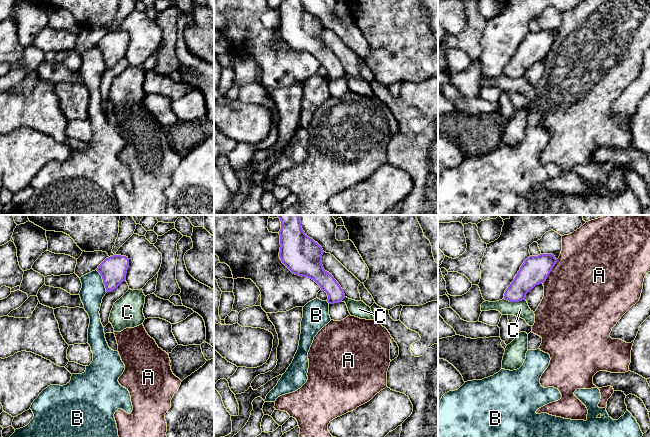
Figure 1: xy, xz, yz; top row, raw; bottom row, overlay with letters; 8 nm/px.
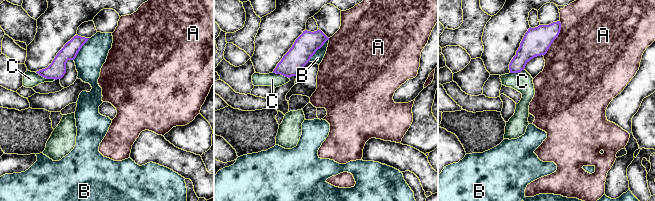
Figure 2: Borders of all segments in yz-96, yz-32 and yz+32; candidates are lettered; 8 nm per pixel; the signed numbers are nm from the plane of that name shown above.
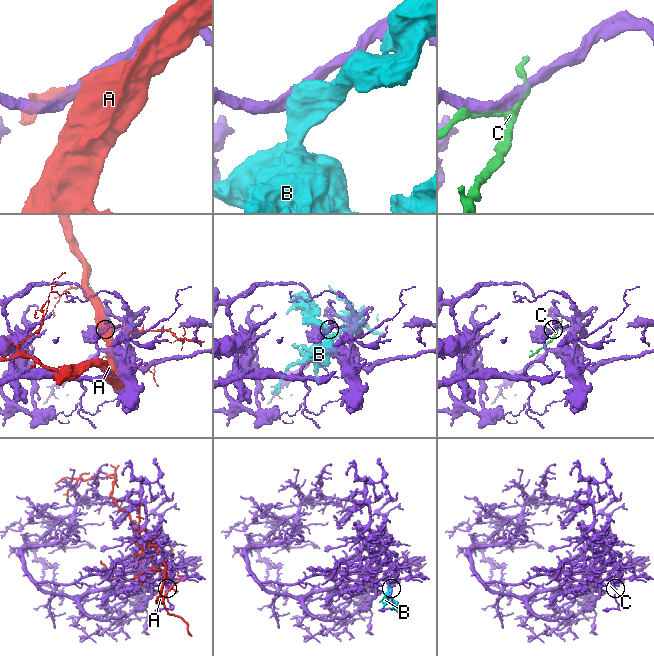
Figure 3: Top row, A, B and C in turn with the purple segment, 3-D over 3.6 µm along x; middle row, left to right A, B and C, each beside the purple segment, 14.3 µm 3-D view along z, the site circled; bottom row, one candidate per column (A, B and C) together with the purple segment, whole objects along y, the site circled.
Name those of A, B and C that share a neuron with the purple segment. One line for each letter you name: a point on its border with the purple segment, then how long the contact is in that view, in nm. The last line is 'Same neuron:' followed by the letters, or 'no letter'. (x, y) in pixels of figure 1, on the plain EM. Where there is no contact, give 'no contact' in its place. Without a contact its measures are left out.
B: meets purple in xy at (103, 57); contact 200 nm long
Same neuron: B

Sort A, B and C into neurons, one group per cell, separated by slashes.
A / B / C

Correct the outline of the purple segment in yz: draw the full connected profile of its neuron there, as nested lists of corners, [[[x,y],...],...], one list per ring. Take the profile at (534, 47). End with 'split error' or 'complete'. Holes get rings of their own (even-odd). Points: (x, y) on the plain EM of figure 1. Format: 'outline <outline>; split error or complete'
outline [[[553,30],[529,32],[505,66],[504,75],[509,78],[525,76],[526,70],[531,65],[546,57],[556,38],[557,35]]]; complete

